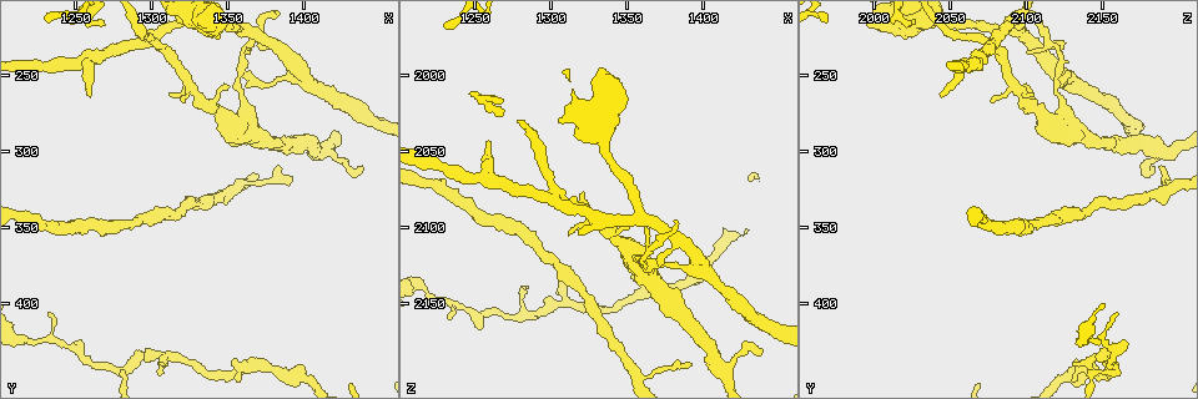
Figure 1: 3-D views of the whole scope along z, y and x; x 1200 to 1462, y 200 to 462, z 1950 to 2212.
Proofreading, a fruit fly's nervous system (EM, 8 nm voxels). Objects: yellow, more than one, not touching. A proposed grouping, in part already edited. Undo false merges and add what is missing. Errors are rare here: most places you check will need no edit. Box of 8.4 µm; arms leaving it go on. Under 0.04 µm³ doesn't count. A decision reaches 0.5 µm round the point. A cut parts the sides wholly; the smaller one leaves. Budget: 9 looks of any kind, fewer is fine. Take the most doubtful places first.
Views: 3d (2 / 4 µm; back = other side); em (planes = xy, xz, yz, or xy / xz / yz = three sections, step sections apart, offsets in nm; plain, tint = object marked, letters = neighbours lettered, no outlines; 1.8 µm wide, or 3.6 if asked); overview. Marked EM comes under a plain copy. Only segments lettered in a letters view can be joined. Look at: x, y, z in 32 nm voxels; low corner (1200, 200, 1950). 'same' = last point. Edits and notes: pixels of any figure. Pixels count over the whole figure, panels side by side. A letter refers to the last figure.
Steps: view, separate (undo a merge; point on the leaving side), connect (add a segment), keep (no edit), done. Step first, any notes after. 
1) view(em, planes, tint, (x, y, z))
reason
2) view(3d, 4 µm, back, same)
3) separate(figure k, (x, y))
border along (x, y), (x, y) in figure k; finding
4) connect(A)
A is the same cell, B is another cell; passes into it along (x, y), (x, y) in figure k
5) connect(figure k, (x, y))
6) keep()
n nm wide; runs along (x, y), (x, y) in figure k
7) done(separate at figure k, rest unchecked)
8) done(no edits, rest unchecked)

view(3d, 4 µm, (1304, 224, 2080))
abrupt turn

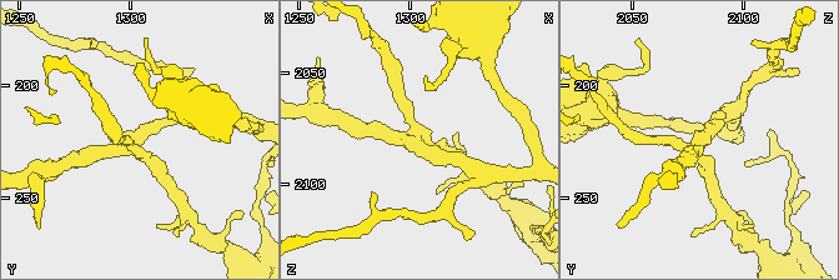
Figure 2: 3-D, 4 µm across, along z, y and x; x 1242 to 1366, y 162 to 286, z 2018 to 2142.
view(em, planes, letters, (1302, 225, 2082))
4 arms; shape alone is not enough

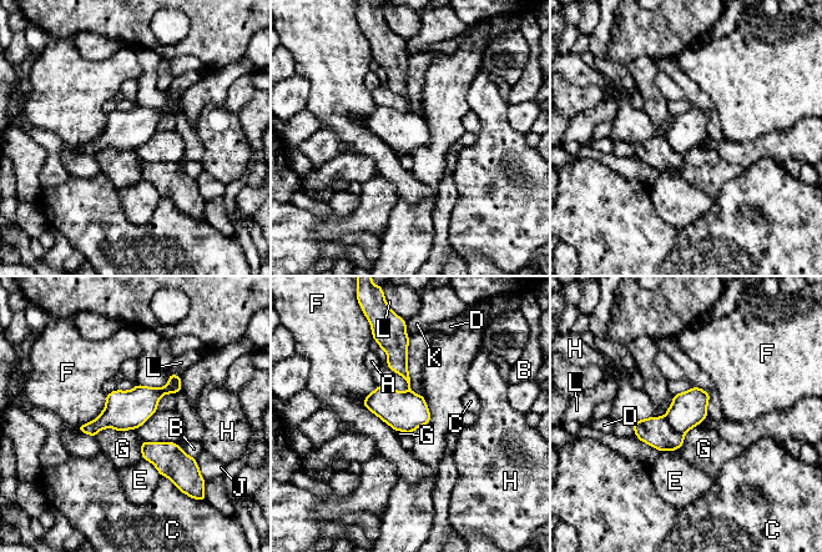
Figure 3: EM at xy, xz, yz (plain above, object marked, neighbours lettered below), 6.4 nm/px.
separate(figure 3, (655, 431))
A, B, C, D, E, F, G, H, J, K and L are other cells; border along (665, 416), (669, 425), (682, 435) in figure 3; a second neuron is stuck on

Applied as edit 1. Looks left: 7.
view(overview)
see it whole again

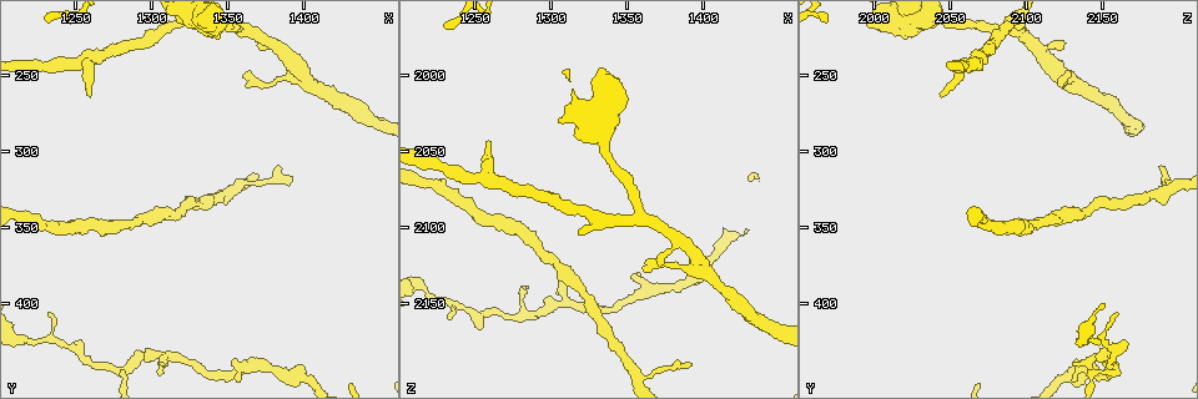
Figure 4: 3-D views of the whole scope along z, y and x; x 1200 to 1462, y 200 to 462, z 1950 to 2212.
view(em, planes, letters, (1306, 440, 2132))
thin end

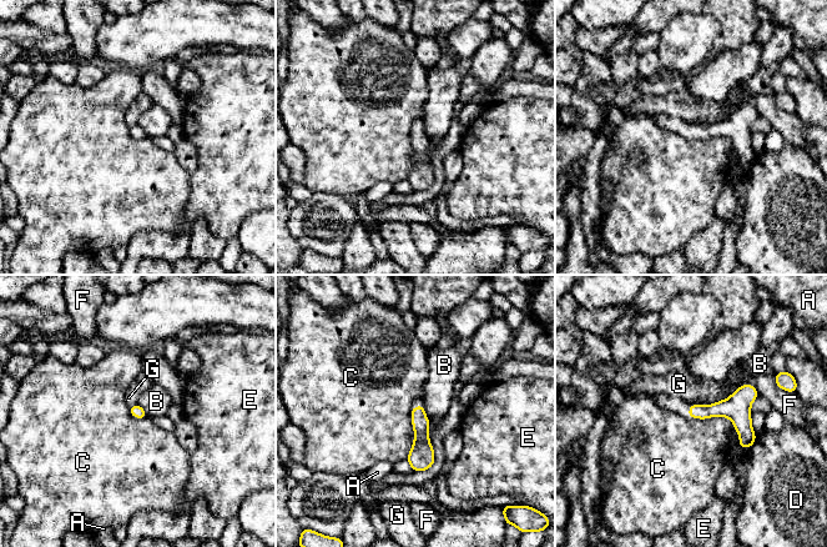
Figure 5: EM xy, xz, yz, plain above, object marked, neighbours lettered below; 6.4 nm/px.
keep()
A, B, C, D, E, F and G are other cells; border along (413, 407), (413, 445), (406, 458) in figure 5; no lettered segment goes on from it

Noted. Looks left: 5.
view(em, planes, letters, (1390, 318, 2190))
thin end

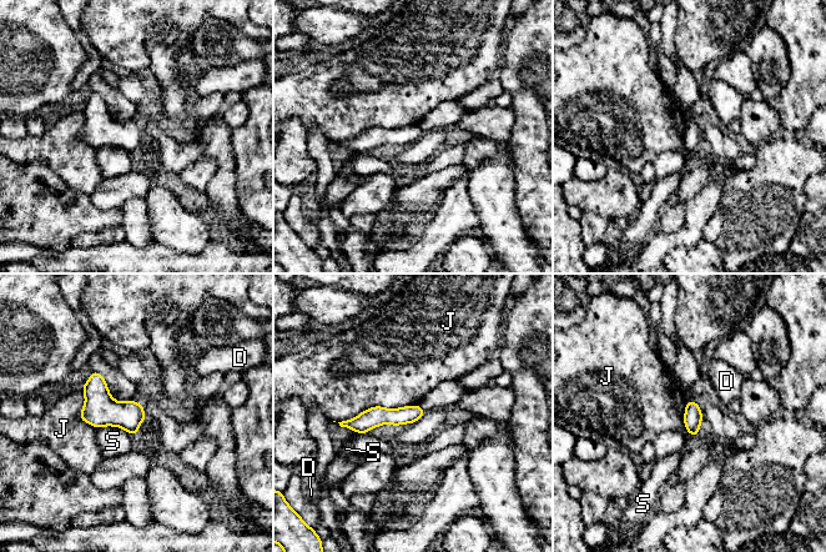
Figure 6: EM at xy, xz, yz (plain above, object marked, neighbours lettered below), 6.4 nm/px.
keep()
D, J and S are other cells; no lettered segment goes on from it

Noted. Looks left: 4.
view(em, xy, step 4, tint, (1260, 264, 2042))
free end

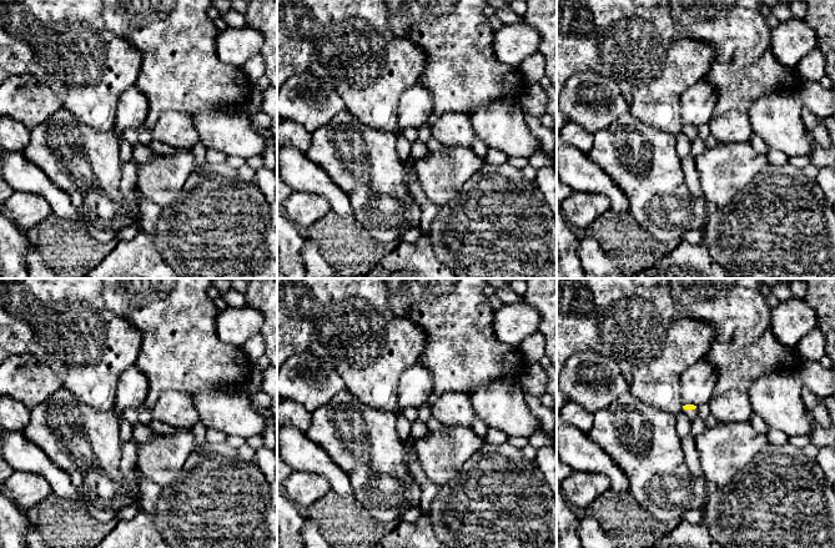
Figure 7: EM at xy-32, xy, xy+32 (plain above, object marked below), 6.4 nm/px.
view(em, planes, letters, same)

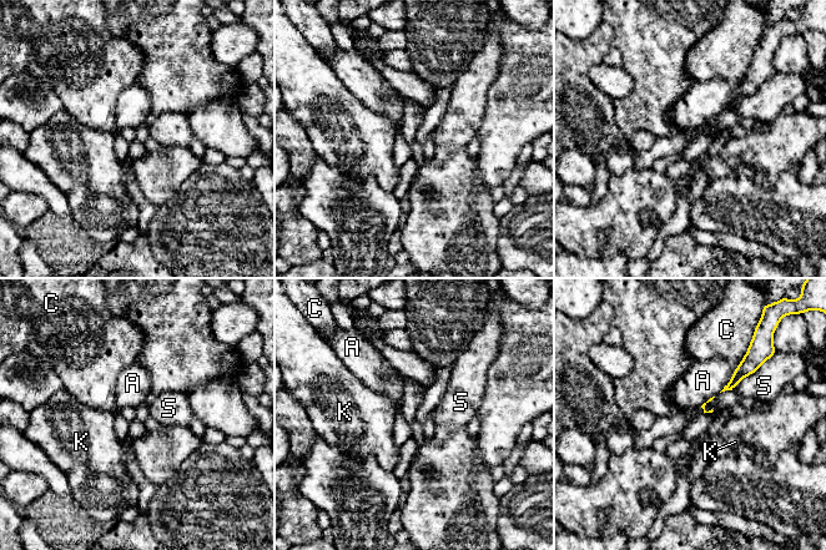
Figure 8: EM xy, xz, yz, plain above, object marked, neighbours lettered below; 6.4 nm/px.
keep()
A, C, K and S are other cells; border along (743, 359), (731, 379), (719, 392) in figure 8; none of them fits

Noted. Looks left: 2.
done(separate at figure 3, rest unchecked)

